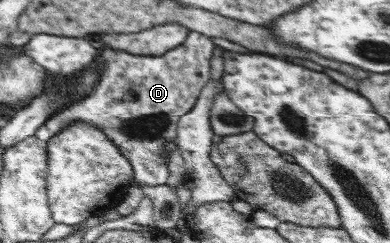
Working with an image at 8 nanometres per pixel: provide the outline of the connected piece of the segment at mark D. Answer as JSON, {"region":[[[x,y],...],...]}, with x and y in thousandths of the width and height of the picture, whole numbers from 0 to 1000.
{"region":[[[490,128],[467,185],[413,230],[338,226],[323,210],[287,206],[277,193],[256,202],[244,251],[264,276],[262,325],[241,350],[241,374],[215,395],[210,412],[174,424],[154,465],[128,486],[108,523],[97,523],[87,560],[121,584],[164,523],[185,514],[190,498],[231,502],[231,514],[256,531],[272,564],[282,568],[282,580],[292,584],[292,597],[303,601],[308,626],[323,638],[328,667],[344,691],[341,753],[349,765],[421,761],[431,728],[431,654],[421,642],[423,588],[451,580],[456,494],[497,440],[518,383],[518,362],[533,346],[538,243],[554,189],[544,156],[528,152],[521,136]]]}

